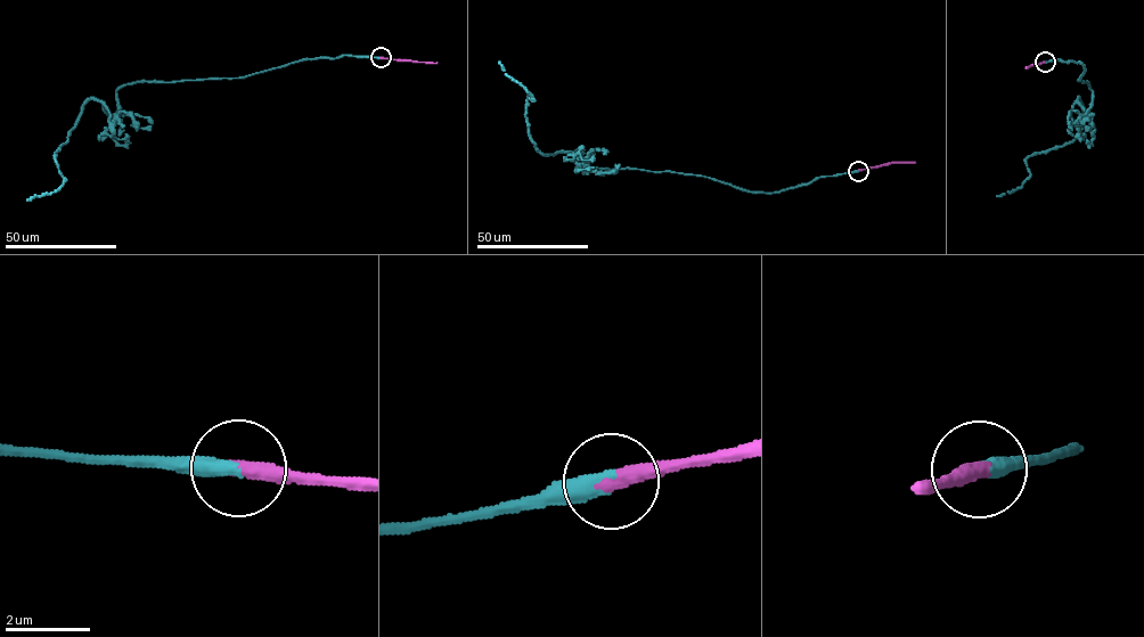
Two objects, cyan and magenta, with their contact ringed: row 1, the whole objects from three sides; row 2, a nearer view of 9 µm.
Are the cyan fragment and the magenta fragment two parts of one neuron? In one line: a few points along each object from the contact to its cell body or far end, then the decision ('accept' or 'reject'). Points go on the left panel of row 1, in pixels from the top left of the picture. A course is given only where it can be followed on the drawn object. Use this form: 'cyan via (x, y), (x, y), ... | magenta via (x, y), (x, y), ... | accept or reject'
cyan via (381, 57), (307, 58), (242, 78), (122, 86), (117, 113), (89, 99), (55, 152), (62, 186), (26, 199) | magenta via (381, 57), (436, 63) | accept

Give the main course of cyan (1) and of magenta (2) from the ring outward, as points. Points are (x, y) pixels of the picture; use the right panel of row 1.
1: (1045, 62), (1083, 64), (1092, 107), (1086, 113), (1078, 98), (1080, 132), (1031, 154), (1029, 178), (996, 196)
2: (1045, 62), (1026, 67)

